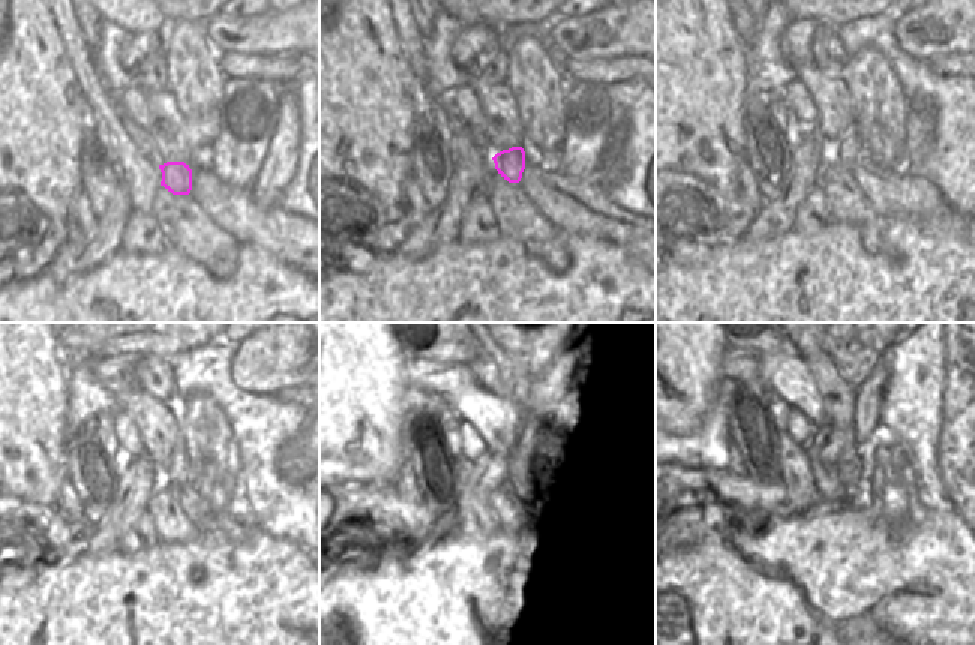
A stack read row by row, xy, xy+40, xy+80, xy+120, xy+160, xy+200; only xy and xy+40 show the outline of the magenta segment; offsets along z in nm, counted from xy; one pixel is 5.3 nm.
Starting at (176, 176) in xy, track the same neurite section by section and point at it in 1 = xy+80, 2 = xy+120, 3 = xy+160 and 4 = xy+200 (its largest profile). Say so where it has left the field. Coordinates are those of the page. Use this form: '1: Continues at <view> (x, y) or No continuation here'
1: Continues at xy+80 (846, 152)
2: Continues at xy+120 (176, 473)
3: Continues at xy+160 (507, 399)
4: Continues at xy+200 (839, 398).

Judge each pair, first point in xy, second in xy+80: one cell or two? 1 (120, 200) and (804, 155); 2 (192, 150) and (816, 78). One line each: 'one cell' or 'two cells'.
1: one cell
2: one cell

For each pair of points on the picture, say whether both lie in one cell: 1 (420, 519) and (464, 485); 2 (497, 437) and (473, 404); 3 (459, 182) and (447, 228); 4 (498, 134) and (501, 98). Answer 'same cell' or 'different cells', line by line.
1: different cells
2: same cell
3: same cell
4: same cell

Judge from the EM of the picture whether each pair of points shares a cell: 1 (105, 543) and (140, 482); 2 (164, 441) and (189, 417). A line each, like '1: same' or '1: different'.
1: same
2: different

